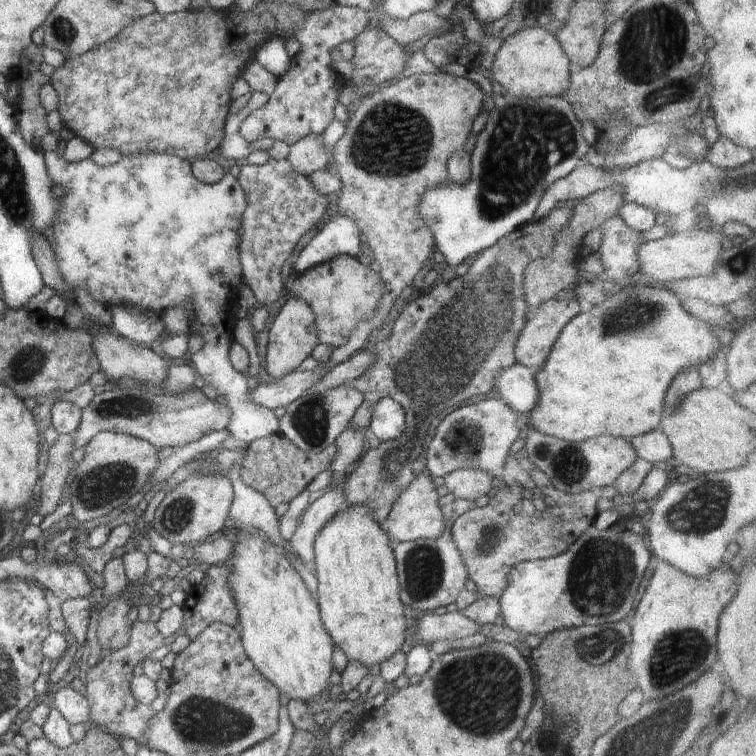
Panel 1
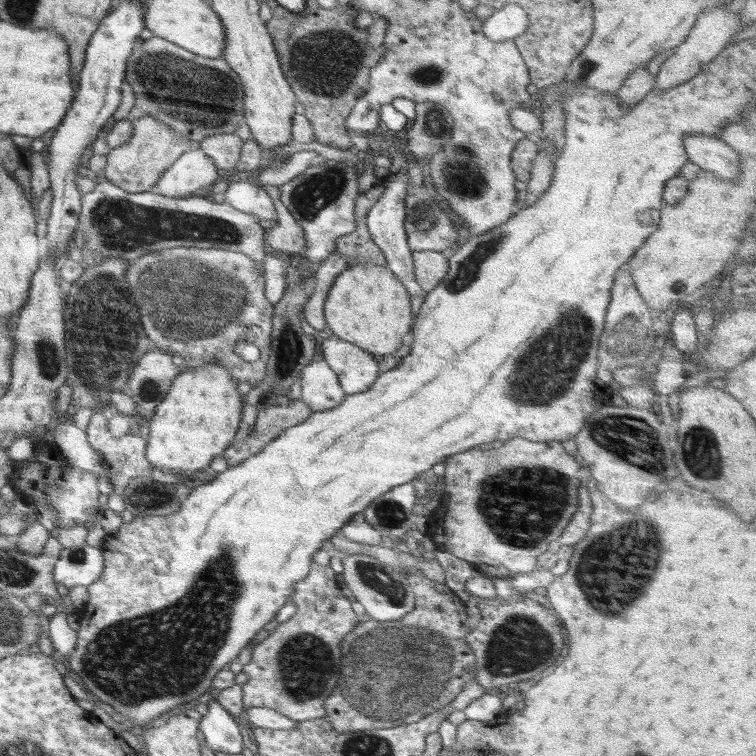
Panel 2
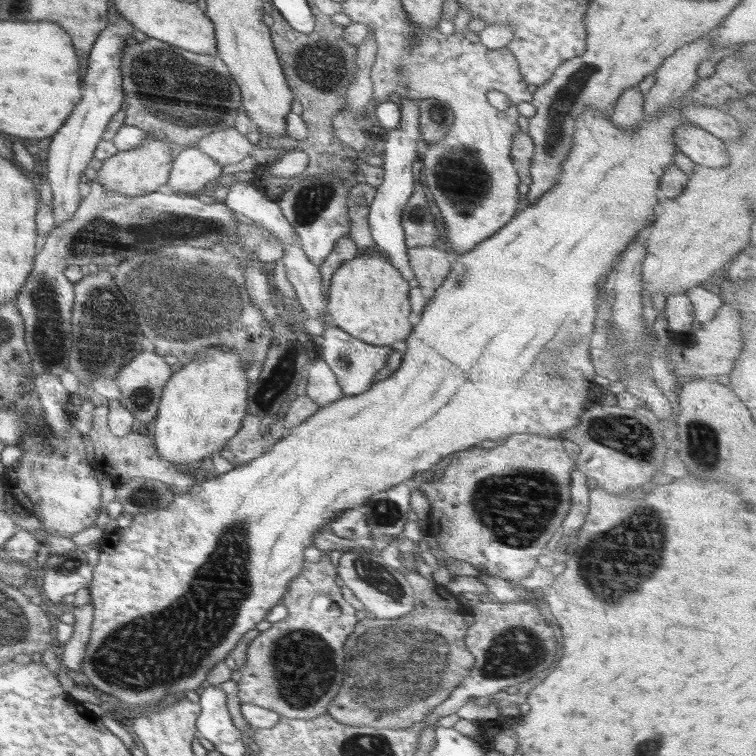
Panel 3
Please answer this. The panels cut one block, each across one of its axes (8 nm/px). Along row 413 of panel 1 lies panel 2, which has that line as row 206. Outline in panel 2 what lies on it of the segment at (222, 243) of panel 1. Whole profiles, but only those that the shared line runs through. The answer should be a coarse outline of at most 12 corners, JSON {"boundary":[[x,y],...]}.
{"boundary":[[252,180],[231,182],[224,202],[278,222],[270,196]]}

